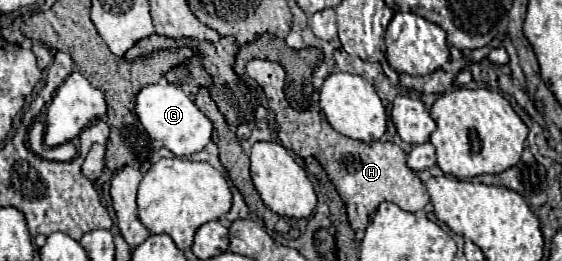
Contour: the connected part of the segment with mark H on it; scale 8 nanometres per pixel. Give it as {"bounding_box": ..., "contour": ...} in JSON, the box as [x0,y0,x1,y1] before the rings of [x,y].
{"bounding_box":[247,60,429,240],"contour":[[[251,60],[247,64],[247,74],[251,78],[257,80],[257,84],[263,88],[263,92],[267,94],[267,100],[269,100],[269,108],[275,112],[275,120],[279,124],[279,140],[285,148],[291,148],[297,156],[315,156],[319,160],[319,164],[325,168],[329,180],[333,182],[333,186],[337,188],[341,200],[345,202],[345,210],[347,210],[347,218],[349,218],[349,224],[351,228],[355,230],[355,236],[361,240],[363,238],[363,232],[371,220],[371,214],[375,212],[375,208],[381,204],[381,202],[393,202],[397,204],[399,208],[407,210],[407,212],[417,212],[417,210],[423,210],[425,204],[429,202],[429,194],[423,186],[423,182],[417,178],[417,174],[407,166],[405,162],[405,152],[393,144],[393,142],[371,142],[371,144],[365,144],[361,140],[353,140],[353,138],[347,138],[339,132],[335,132],[331,128],[331,124],[327,122],[325,114],[323,112],[297,112],[289,106],[289,102],[285,100],[284,86],[285,86],[285,71],[277,62],[269,62],[269,60]]]}

